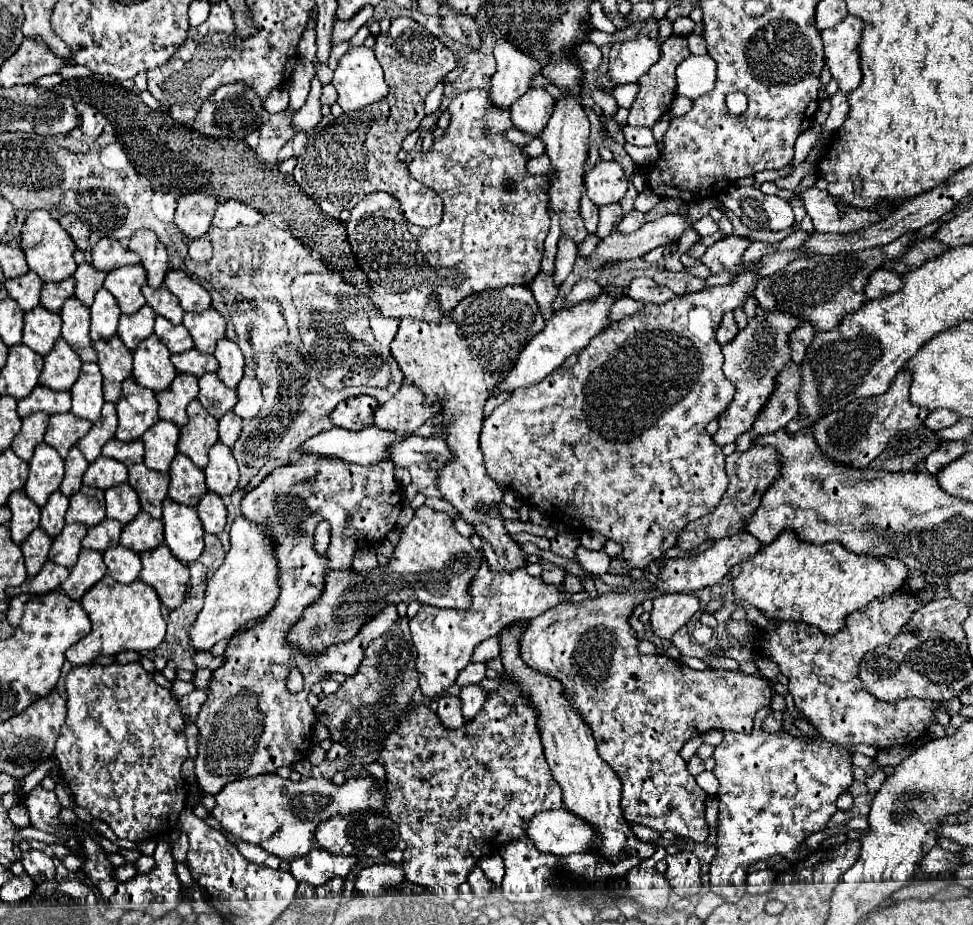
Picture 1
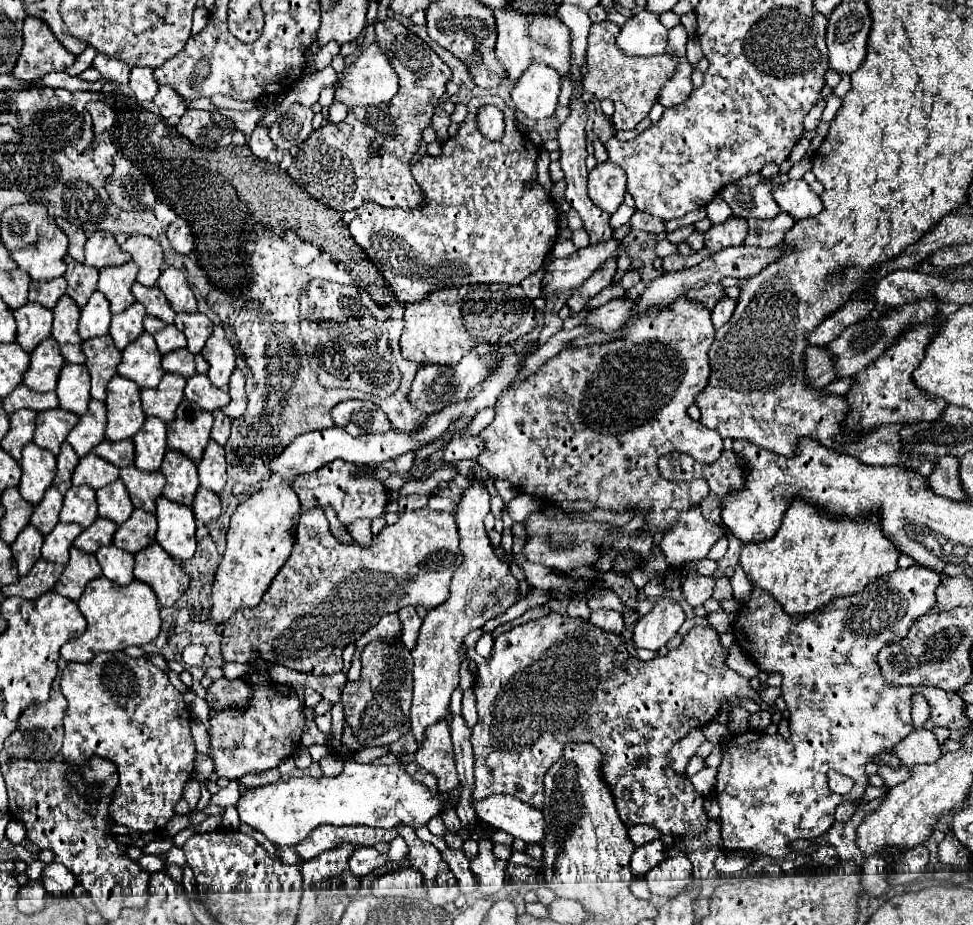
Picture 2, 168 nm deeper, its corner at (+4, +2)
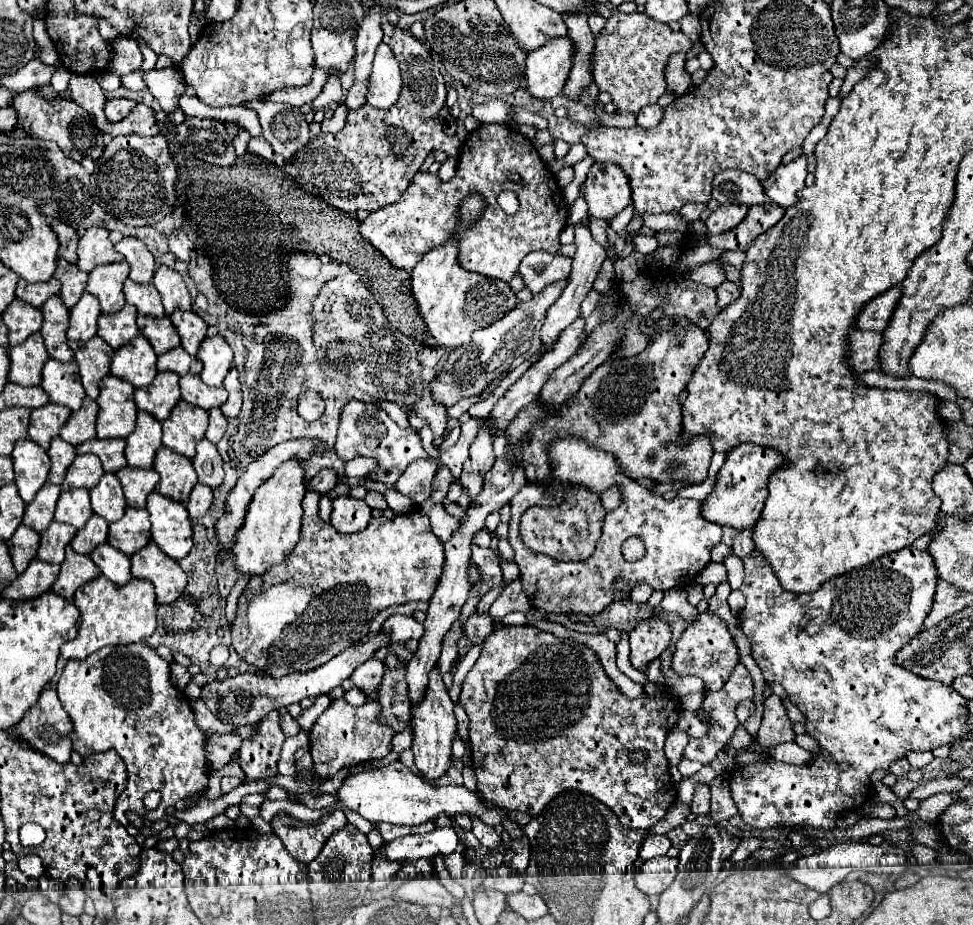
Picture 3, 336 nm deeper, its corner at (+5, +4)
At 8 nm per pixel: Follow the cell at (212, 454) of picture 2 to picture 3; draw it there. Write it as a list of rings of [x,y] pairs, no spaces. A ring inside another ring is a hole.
[[[202,439],[196,445],[196,457],[192,459],[194,469],[198,473],[198,483],[208,485],[208,487],[218,487],[224,479],[224,469],[222,469],[222,459],[220,453],[216,451],[216,445],[210,443],[208,439]]]

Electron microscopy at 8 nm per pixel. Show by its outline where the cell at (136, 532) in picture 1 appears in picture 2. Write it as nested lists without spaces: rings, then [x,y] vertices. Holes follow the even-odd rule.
[[[135,509],[131,517],[119,525],[113,535],[113,545],[127,551],[137,553],[155,541],[157,519],[153,513],[145,513],[143,509]]]

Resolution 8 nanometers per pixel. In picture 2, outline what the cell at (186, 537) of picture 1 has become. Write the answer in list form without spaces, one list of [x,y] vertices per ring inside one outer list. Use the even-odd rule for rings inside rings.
[[[165,497],[157,499],[157,543],[177,561],[191,559],[197,549],[195,539],[195,515],[191,507],[177,505]]]

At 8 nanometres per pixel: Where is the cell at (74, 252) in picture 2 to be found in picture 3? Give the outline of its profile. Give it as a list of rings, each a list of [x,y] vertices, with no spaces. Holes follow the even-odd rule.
[[[52,221],[50,227],[54,229],[54,233],[58,235],[60,241],[60,249],[58,249],[58,257],[66,259],[68,263],[76,263],[76,249],[78,249],[78,233],[74,227],[62,223],[62,221]]]

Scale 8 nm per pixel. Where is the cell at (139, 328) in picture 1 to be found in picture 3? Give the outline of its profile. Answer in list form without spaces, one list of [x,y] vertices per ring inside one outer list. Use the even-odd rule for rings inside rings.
[[[124,305],[118,313],[100,315],[98,319],[98,337],[102,337],[112,349],[120,349],[136,335],[138,335],[138,325],[136,325],[134,305]]]

